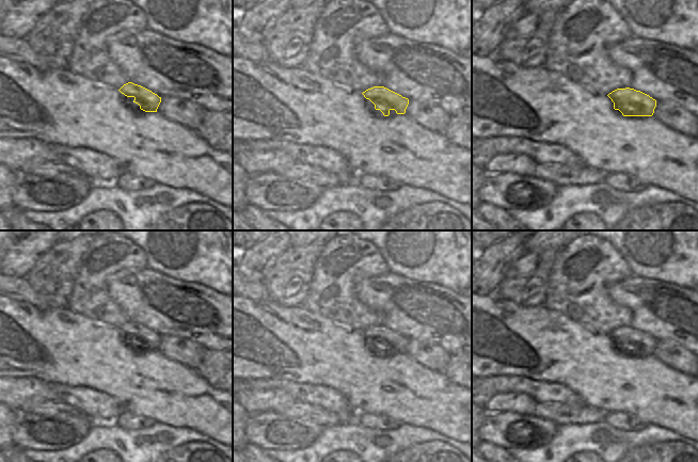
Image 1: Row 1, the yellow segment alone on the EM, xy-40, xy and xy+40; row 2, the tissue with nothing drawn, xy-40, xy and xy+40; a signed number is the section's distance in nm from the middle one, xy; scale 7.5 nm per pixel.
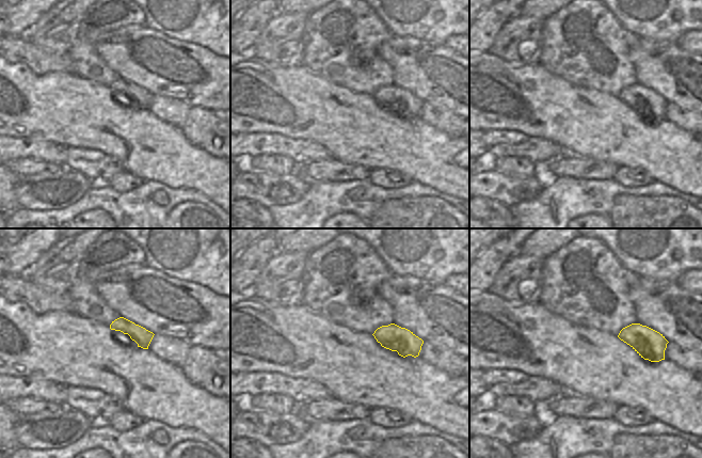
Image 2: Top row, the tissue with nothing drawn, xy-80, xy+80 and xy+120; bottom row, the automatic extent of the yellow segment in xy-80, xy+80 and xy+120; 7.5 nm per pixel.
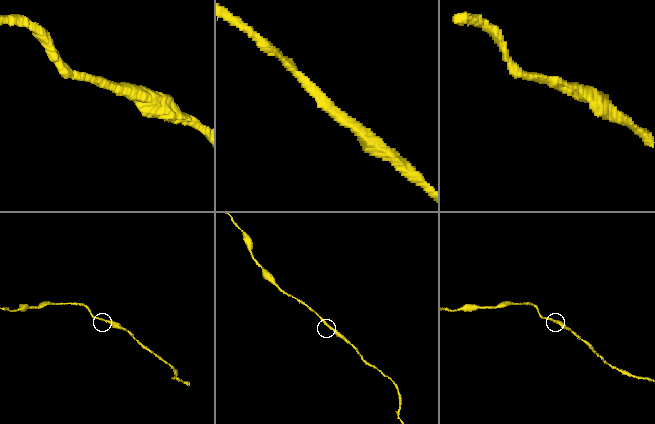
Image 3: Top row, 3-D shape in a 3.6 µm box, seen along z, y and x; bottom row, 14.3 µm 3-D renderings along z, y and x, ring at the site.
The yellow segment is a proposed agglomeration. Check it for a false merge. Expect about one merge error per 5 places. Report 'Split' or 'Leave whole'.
Leave whole

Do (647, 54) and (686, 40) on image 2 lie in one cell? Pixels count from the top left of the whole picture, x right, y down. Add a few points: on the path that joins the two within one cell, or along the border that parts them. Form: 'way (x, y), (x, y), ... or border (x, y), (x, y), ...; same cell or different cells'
border (674, 42), (690, 52); different cells

